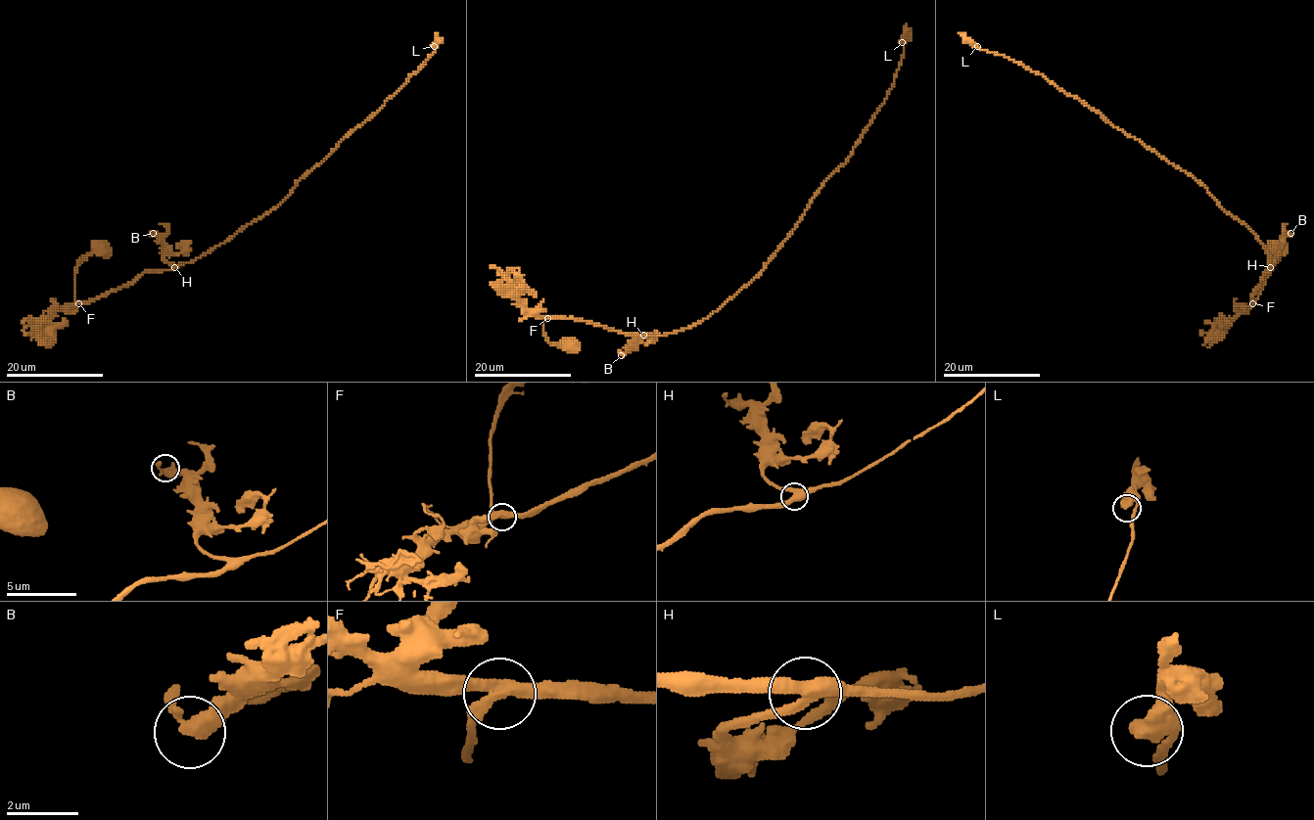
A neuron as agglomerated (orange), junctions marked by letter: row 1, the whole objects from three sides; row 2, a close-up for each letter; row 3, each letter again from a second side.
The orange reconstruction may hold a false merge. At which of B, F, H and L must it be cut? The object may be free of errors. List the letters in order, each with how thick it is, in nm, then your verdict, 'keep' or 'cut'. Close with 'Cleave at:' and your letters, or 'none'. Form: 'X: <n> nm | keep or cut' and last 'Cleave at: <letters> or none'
B: 400 nm | keep
F: 360 nm | keep
H: 380 nm | keep
L: 440 nm | keep
Cleave at: none

